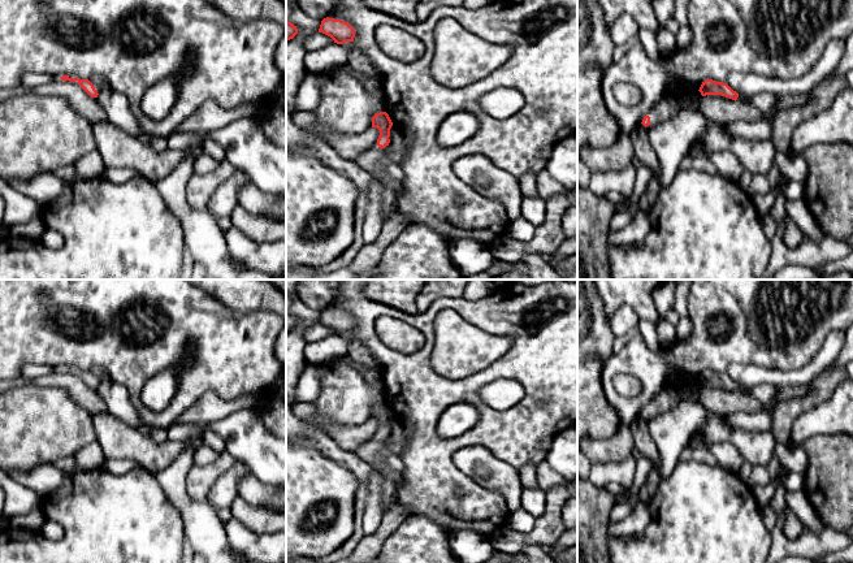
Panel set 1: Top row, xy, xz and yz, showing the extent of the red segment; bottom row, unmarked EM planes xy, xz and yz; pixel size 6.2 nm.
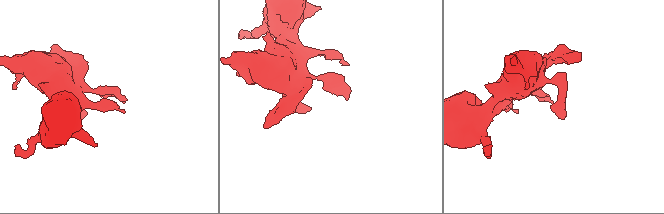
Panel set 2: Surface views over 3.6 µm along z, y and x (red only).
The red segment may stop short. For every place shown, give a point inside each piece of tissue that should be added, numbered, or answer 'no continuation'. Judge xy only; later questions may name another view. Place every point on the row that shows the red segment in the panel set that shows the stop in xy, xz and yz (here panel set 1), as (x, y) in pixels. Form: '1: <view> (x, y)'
no continuation

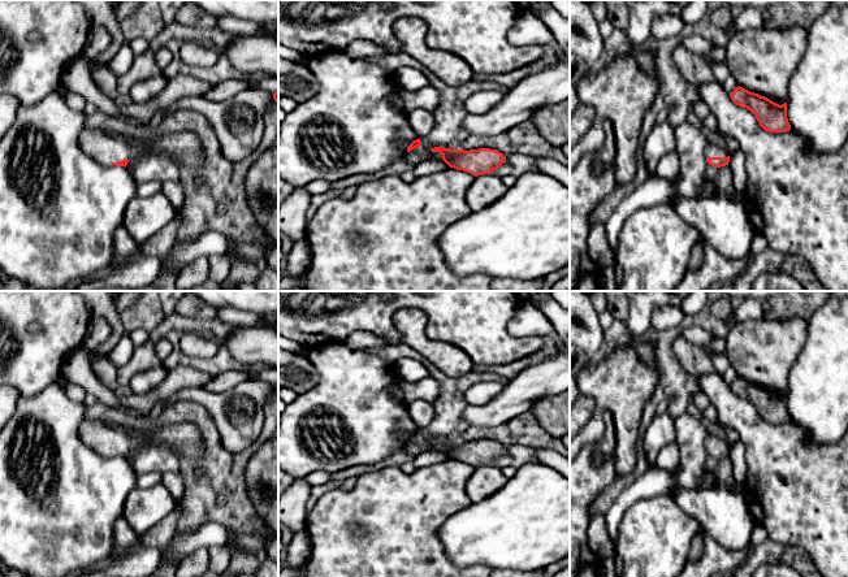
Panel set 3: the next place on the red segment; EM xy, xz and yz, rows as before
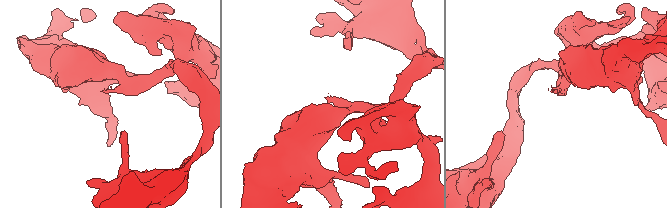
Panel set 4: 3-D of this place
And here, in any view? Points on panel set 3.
1: yz (710, 151)

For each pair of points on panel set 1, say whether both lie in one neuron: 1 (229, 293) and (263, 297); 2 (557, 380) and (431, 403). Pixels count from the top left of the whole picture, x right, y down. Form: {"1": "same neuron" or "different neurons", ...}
{"1": "same neuron", "2": "same neuron"}

